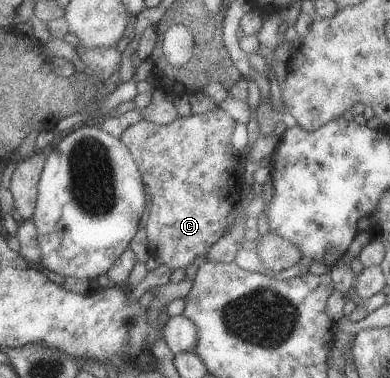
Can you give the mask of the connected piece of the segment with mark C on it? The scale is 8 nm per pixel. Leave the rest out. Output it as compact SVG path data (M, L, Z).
M216 108L202 114L177 116L174 122L161 125L141 120L129 126L121 136L139 171L149 199L149 218L143 225L148 235L147 251L152 261L167 264L172 270L189 265L198 267L207 262L209 250L226 233L241 197L241 178L245 159L232 144L232 134L238 121Z

